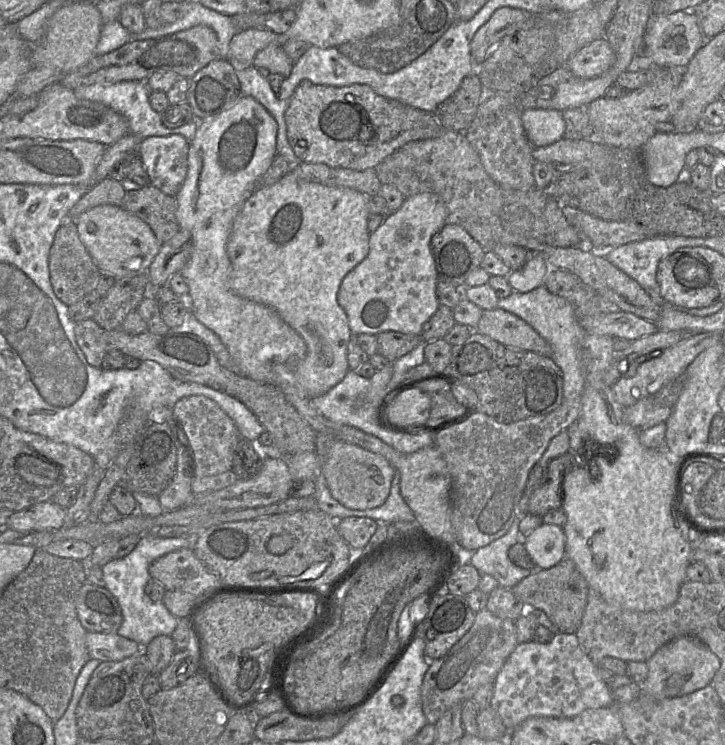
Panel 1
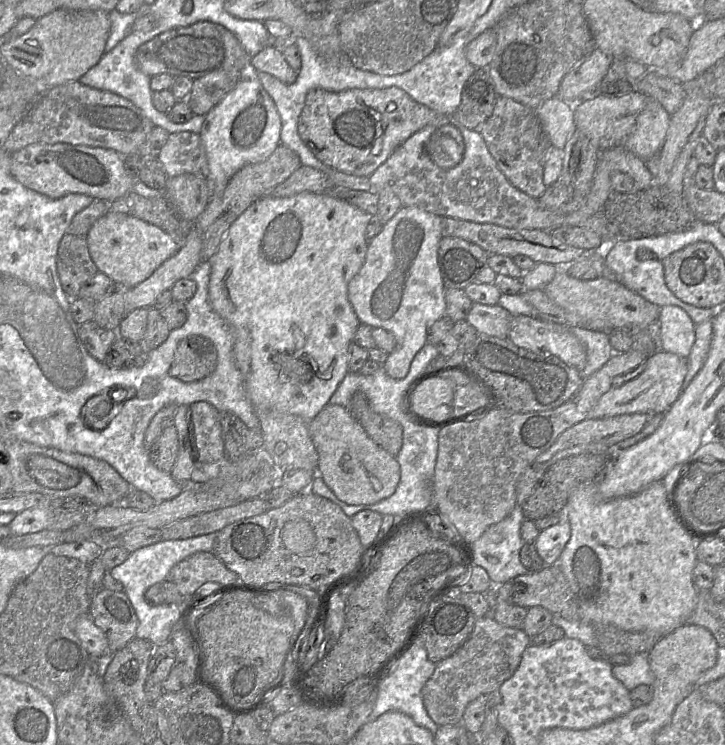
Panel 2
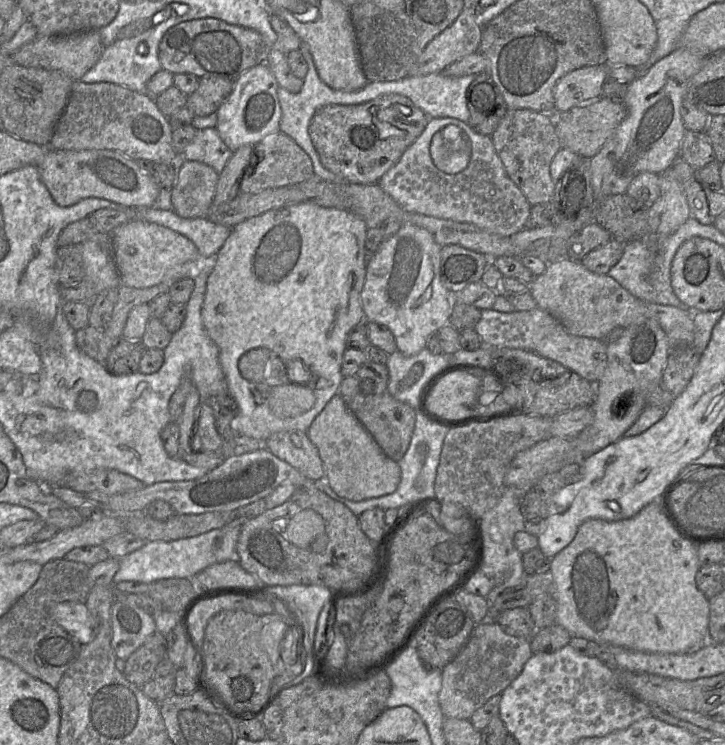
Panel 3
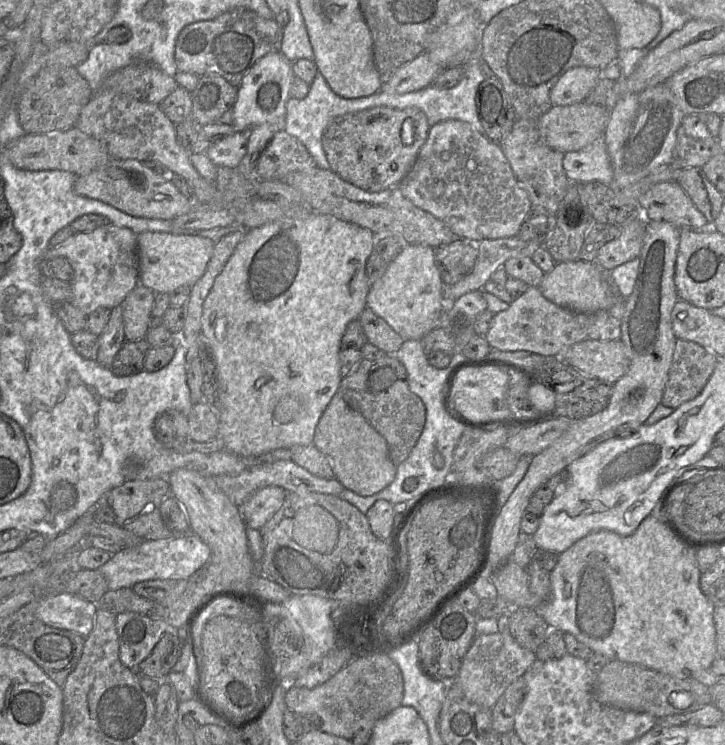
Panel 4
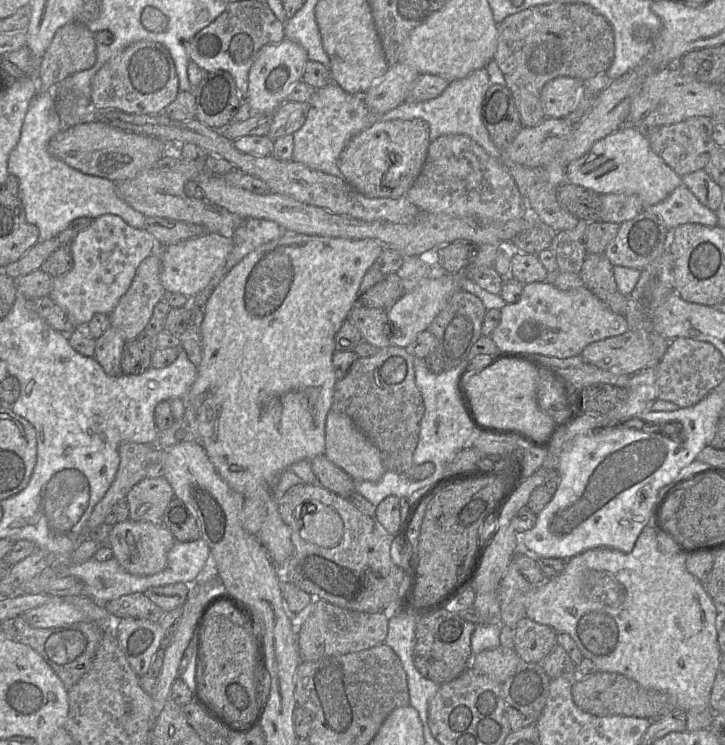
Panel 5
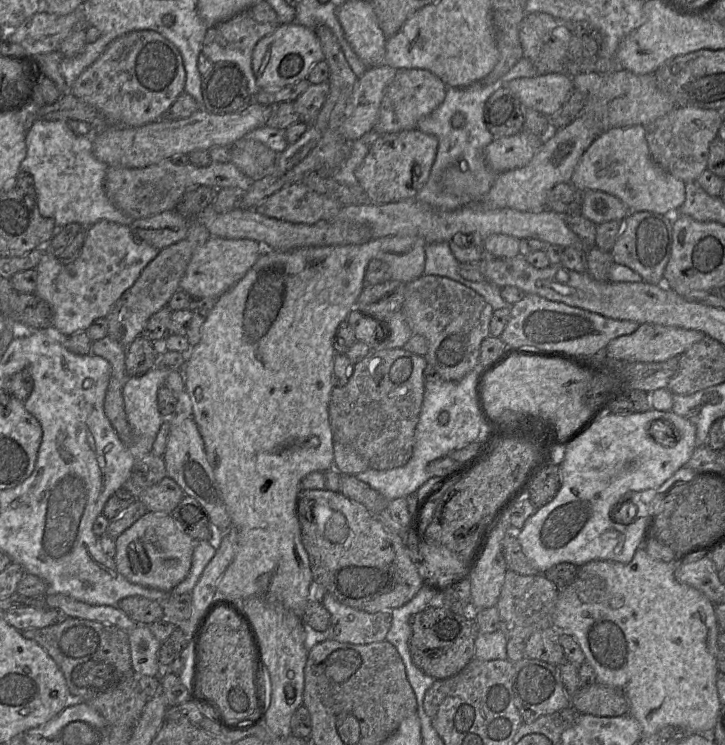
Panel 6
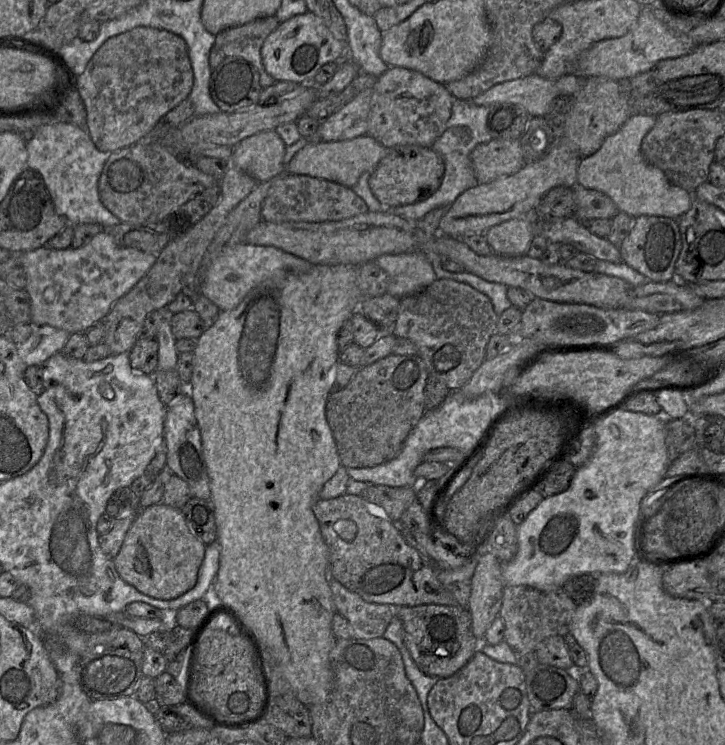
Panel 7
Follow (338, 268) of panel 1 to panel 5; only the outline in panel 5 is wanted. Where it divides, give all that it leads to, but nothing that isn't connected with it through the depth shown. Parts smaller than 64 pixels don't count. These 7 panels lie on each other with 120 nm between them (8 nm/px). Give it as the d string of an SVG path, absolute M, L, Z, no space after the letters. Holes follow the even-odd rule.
M285 232L278 239L266 243L237 263L215 287L204 304L204 319L201 325L202 361L197 368L197 379L186 397L186 407L191 406L198 421L199 441L219 475L236 492L241 493L245 500L260 500L264 503L267 516L255 536L267 550L273 564L281 566L294 552L291 530L281 518L279 502L276 498L276 487L283 472L301 460L312 460L325 455L326 421L332 409L334 387L337 382L333 356L336 334L343 322L349 317L351 310L358 303L359 290L363 278L382 253L385 245L372 238L347 239L319 235L306 235L296 232Z

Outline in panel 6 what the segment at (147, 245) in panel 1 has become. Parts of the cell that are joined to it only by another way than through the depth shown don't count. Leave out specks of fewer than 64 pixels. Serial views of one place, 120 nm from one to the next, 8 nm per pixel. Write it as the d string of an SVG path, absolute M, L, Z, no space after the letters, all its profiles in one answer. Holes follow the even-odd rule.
M212 236L192 255L179 288L190 297L214 301L239 282L262 254L263 249L254 240Z

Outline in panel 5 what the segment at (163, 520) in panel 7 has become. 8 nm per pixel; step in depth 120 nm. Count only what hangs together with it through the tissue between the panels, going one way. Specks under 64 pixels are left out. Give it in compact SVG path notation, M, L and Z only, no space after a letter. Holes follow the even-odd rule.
M128 519L109 528L108 546L113 557L130 574L151 576L163 571L167 565L167 555L176 542L171 532L164 525L151 522L136 522Z

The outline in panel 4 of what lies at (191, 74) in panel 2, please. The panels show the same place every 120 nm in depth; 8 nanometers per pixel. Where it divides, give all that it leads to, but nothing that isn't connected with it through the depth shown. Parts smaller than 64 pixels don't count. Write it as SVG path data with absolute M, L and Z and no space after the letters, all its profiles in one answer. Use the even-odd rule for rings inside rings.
M245 7L226 11L211 20L186 25L175 42L174 59L178 72L198 77L217 74L238 87L253 64L268 53L279 51L283 28L274 19L265 19Z

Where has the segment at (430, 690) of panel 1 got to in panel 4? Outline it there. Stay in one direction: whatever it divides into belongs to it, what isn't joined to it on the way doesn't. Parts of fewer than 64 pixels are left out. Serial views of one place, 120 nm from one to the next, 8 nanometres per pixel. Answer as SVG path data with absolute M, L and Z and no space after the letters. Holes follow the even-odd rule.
M497 632L476 635L466 652L456 682L467 700L487 709L492 709L510 684L523 676L535 663L534 651L522 647L511 635Z

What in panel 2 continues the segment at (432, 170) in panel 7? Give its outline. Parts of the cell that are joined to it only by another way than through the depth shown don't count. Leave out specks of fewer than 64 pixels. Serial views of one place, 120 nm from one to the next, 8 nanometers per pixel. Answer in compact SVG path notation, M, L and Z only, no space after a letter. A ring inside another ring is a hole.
M396 87L340 92L312 88L306 94L297 131L313 155L326 166L369 177L398 146L439 117L437 112L415 102Z

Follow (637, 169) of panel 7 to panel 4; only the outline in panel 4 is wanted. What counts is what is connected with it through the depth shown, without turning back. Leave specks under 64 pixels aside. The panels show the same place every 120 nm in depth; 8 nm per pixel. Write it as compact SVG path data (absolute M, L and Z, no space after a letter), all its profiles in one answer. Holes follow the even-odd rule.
M604 134L586 149L565 153L562 165L566 177L573 183L599 182L611 185L613 180Z

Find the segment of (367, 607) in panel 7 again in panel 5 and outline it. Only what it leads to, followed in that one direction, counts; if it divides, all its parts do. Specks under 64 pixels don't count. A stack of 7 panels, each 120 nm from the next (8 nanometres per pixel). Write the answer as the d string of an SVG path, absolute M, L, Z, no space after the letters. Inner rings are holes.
M313 598L298 615L302 618L299 631L301 661L312 662L332 655L367 650L383 644L388 634L389 614L350 611L319 598Z

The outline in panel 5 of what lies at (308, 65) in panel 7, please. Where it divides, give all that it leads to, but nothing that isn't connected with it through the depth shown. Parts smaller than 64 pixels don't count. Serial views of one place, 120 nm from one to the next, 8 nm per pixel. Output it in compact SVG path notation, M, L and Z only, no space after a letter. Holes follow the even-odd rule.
M286 38L279 43L264 45L257 53L248 72L248 92L244 101L249 105L251 116L261 112L275 112L286 102L292 86L302 79L307 61L306 50Z

